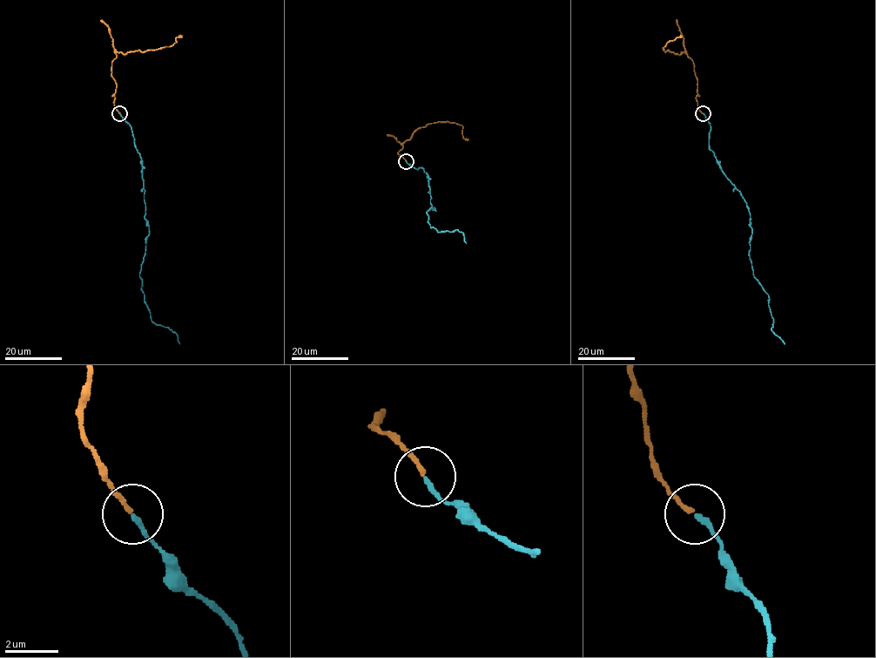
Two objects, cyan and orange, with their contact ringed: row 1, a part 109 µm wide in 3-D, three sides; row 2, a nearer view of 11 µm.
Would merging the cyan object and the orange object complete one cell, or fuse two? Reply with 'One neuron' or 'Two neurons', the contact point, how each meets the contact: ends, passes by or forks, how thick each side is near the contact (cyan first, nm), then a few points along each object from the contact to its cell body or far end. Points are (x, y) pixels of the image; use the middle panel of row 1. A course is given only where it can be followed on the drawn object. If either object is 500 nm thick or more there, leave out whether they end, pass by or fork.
One neuron. Place: (406, 161). At the ring cyan ends. At the ring orange ends. Thickness 170 nm (cyan) against 160 nm. Course of cyan: (406, 160), (428, 175), (431, 209), (436, 210), (426, 212), (430, 227), (438, 233), (457, 229), (466, 243). Course of orange: (406, 160), (397, 153), (402, 144), (418, 129), (428, 124), (443, 121), (461, 125), (462, 137), (468, 140)

